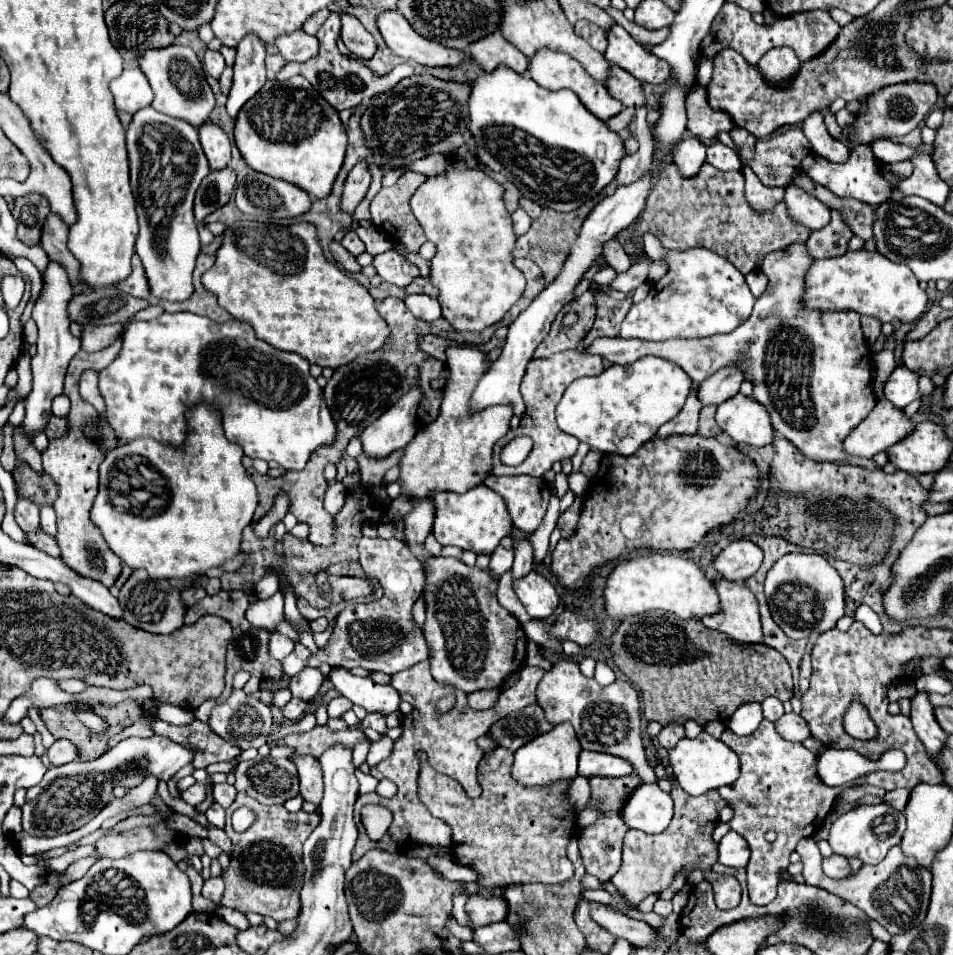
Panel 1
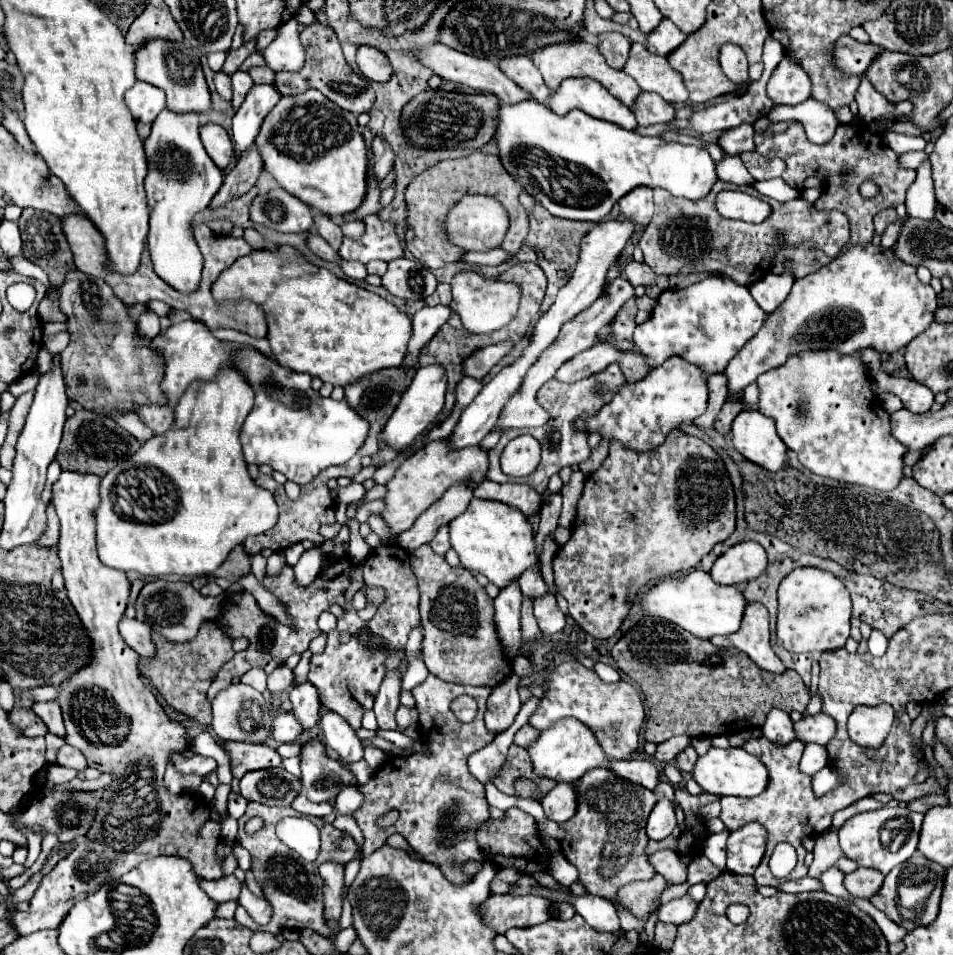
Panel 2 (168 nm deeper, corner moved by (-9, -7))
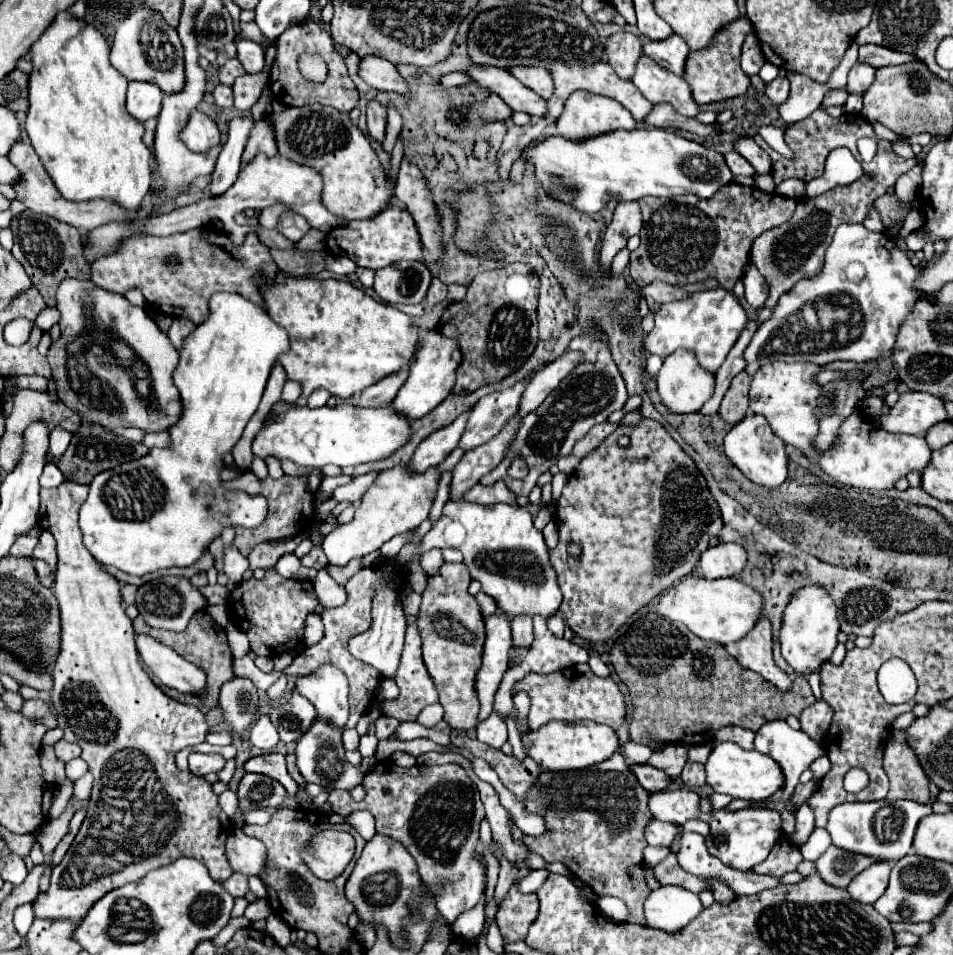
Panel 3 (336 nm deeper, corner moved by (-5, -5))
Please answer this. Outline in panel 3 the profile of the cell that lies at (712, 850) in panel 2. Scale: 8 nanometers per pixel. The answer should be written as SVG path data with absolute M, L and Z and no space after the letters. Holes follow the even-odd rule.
M774 720L774 722L764 724L764 726L756 732L756 738L754 738L754 750L758 750L760 754L766 754L766 756L774 758L774 760L782 766L782 770L784 770L784 774L786 774L786 786L784 786L782 798L780 798L780 800L767 799L757 802L744 799L733 799L727 808L732 811L755 808L757 804L761 804L762 808L778 810L778 814L782 816L782 828L784 828L784 834L790 836L790 834L794 832L794 814L792 814L790 810L786 810L786 804L788 804L788 800L790 800L790 796L792 796L792 792L794 792L794 788L796 788L796 784L798 784L800 774L802 774L806 768L810 768L810 764L812 764L816 758L824 756L824 754L826 754L826 748L824 748L820 742L814 742L814 740L812 740L810 736L806 736L802 730L794 730L794 728L790 728L784 720Z

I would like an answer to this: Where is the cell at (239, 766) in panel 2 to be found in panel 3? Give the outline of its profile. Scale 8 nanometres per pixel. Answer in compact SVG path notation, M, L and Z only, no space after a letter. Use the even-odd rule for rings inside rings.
M264 754L264 756L256 756L256 758L250 758L246 762L246 772L256 772L256 774L266 774L274 780L278 780L288 796L296 796L298 792L298 784L292 780L292 776L288 774L286 770L286 760L282 754Z

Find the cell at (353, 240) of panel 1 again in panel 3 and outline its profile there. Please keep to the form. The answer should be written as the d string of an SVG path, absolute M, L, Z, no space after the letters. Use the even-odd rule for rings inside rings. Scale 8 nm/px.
M388 208L386 212L378 214L372 220L354 220L350 222L350 234L346 238L336 238L328 236L328 248L336 256L348 256L356 262L356 266L378 270L388 264L394 264L398 260L418 260L424 262L424 252L422 252L422 242L420 234L416 228L416 222L412 214L404 208Z

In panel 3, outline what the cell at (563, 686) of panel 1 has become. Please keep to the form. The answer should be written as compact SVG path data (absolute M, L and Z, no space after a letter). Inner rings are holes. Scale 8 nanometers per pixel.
M578 664L566 670L558 670L552 674L526 674L518 680L512 692L526 692L530 696L530 712L528 724L532 730L538 730L550 720L562 722L578 722L578 720L594 720L598 724L606 724L614 730L624 722L624 696L618 690L618 684L612 678L600 678L592 674L588 664Z

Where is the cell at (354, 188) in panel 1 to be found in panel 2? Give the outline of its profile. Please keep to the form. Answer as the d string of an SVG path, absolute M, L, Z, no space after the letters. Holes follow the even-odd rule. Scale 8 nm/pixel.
M374 138L372 140L372 156L374 156L374 176L376 180L384 180L388 176L388 172L392 170L392 164L394 164L394 152L392 148L382 140L382 138Z

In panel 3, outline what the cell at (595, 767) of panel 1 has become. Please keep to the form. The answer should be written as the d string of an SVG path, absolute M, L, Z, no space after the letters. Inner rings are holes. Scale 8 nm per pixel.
M632 764L630 766L638 778L638 782L642 784L644 790L648 790L650 794L652 792L660 792L660 790L666 790L672 782L672 778L664 772L664 770L658 770L658 768L652 768L648 764L644 766L638 766L638 764Z

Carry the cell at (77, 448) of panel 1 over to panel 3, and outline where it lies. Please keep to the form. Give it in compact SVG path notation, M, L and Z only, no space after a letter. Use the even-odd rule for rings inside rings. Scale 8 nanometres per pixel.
M62 482L58 488L42 488L40 490L40 496L42 496L42 502L40 502L40 528L52 532L52 536L56 538L56 544L58 544L58 570L56 570L56 580L54 580L54 586L52 586L52 592L58 600L58 606L60 606L60 626L62 626L62 638L60 638L60 652L58 652L58 658L54 662L54 670L52 670L52 676L54 676L54 688L52 688L52 704L54 704L54 712L58 716L58 726L64 730L64 740L68 742L76 742L78 746L82 746L82 760L88 764L90 772L94 774L94 788L92 788L92 798L90 798L90 806L88 806L88 814L86 814L86 820L78 832L78 836L74 838L70 850L66 852L64 860L52 870L52 882L50 882L50 888L46 894L40 894L36 900L34 900L34 916L36 918L68 918L68 920L82 920L82 916L86 916L86 912L104 896L108 894L110 890L116 890L118 886L124 886L126 882L138 882L140 878L144 878L150 870L154 868L160 868L160 866L166 866L182 856L190 856L190 858L196 858L200 862L204 862L204 866L210 870L210 876L218 882L224 882L226 878L230 878L230 874L234 872L228 864L228 858L226 858L226 838L230 836L232 832L232 826L230 826L230 818L226 816L226 812L220 808L218 804L218 796L214 794L212 790L212 784L208 784L204 778L200 776L194 776L186 770L178 770L176 768L176 752L188 748L188 746L196 746L200 742L206 740L206 734L208 734L208 722L206 722L206 716L202 714L200 708L196 708L194 704L182 704L178 700L172 700L168 698L152 680L150 676L146 674L146 670L142 668L140 664L140 656L136 652L136 644L134 644L134 628L132 628L132 620L126 616L124 612L124 606L122 606L122 598L120 598L120 584L114 576L110 576L108 572L102 570L102 566L94 560L94 556L86 550L86 546L82 544L82 532L78 528L78 510L82 506L82 502L86 500L86 494L88 494L88 486L84 484L76 484L76 482Z

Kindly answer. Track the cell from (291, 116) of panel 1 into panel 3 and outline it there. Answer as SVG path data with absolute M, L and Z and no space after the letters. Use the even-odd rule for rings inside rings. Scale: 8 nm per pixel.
M302 106L286 108L280 114L272 116L278 154L306 164L320 172L324 180L322 202L324 206L346 220L370 220L390 206L394 190L388 190L388 176L370 146L368 138L350 122L350 118L330 106Z

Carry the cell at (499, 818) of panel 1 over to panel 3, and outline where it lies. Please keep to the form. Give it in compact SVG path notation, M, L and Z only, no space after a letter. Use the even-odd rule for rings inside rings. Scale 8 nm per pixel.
M670 852L662 862L656 864L656 878L660 884L678 884L678 886L684 886L696 894L700 894L704 890L712 890L708 886L708 882L704 882L702 878L694 878L692 874L684 874L684 870L676 862L674 852Z

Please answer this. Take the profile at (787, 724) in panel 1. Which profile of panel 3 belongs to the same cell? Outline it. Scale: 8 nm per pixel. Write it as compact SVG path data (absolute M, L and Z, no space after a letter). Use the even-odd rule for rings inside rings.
M816 700L810 708L806 708L800 716L802 732L806 732L812 740L822 740L830 728L832 722L832 708L824 700Z

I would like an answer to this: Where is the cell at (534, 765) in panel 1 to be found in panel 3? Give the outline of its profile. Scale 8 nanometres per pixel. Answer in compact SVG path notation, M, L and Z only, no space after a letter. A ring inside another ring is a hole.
M582 720L582 722L574 722L574 724L548 722L540 730L534 730L530 734L522 736L522 744L530 758L534 758L544 770L552 770L552 772L580 770L580 768L594 766L594 764L610 758L620 748L616 732L610 726L596 724L592 720Z

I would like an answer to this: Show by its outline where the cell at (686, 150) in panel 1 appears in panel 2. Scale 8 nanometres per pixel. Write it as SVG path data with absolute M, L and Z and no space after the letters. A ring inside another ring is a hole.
M530 98L518 104L500 104L494 140L498 144L498 156L506 172L520 182L520 186L536 198L550 214L570 220L592 220L600 222L610 208L632 188L650 186L664 188L674 196L698 200L706 196L712 184L718 180L714 172L714 160L698 146L664 144L658 136L640 136L630 130L622 130L616 124L592 120L582 110L572 110L566 116L558 116L542 102Z

